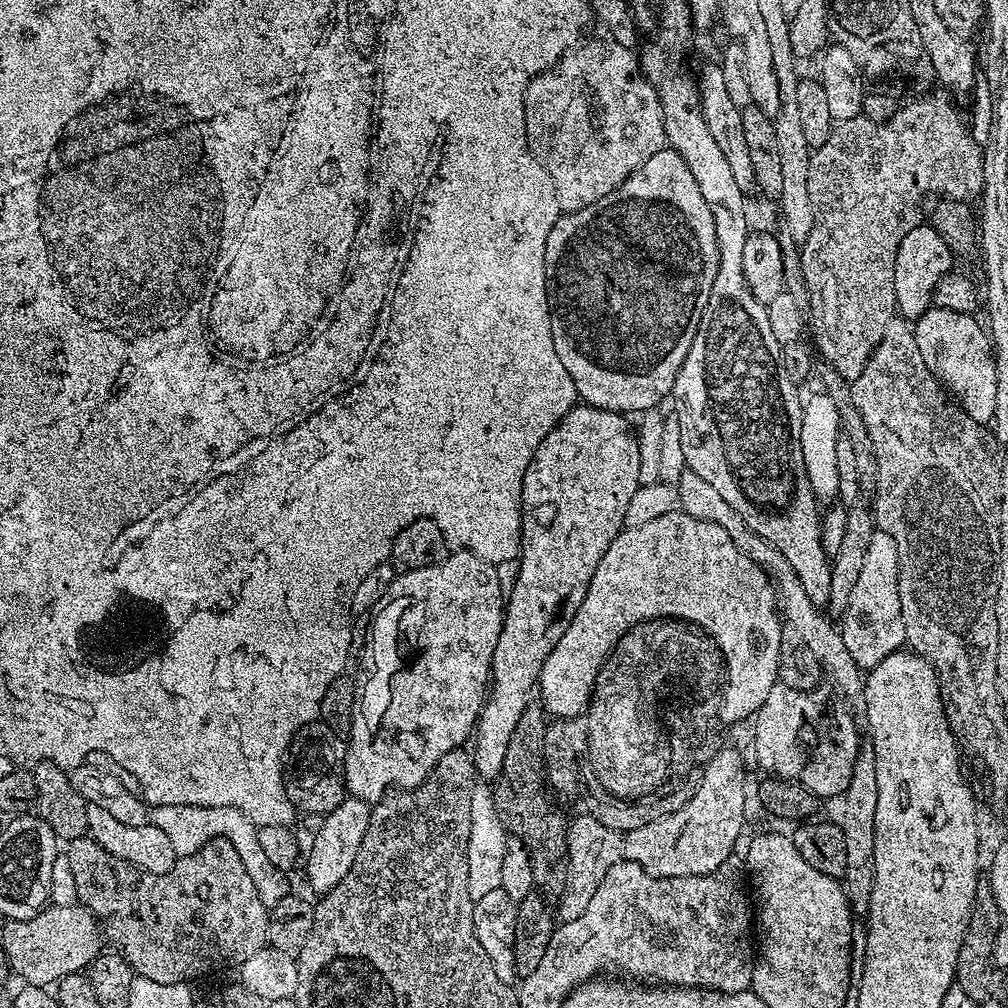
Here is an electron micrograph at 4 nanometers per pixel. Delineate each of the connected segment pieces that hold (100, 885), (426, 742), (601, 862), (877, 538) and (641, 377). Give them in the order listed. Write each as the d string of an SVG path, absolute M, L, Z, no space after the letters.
M90 834L67 841L66 855L70 858L70 871L74 873L74 886L78 886L77 901L89 908L93 916L102 922L106 929L107 939L109 936L117 944L113 945L118 949L120 955L130 962L132 970L137 976L150 978L152 982L162 982L163 984L188 984L195 976L208 976L211 972L218 971L219 968L230 967L231 964L232 967L239 966L243 960L250 958L250 954L262 950L268 944L269 905L262 902L262 898L258 894L258 886L254 886L254 878L250 878L250 870L246 870L246 862L242 862L242 854L238 854L238 850L234 850L234 846L228 840L221 838L206 842L206 846L202 846L202 850L189 856L179 857L174 867L166 874L147 872L122 858L116 858L114 854L102 850L100 843Z
M456 550L434 566L422 566L422 570L399 573L396 581L390 586L390 590L386 590L383 600L380 601L371 617L371 619L373 618L372 641L368 644L368 652L372 655L372 669L365 674L364 684L362 680L362 687L358 692L358 715L354 720L358 736L360 732L360 740L352 738L347 741L348 753L344 767L344 787L349 797L375 802L393 790L418 786L422 781L427 780L434 770L434 766L443 756L457 751L463 745L460 743L467 736L469 739L473 735L476 722L480 718L480 710L484 706L486 693L490 688L494 646L498 646L498 634L502 634L504 625L506 592L505 589L500 589L500 576L496 572L499 572L497 565L486 563L473 552Z
M590 814L583 815L571 817L567 825L568 882L567 888L558 897L558 916L564 922L578 918L585 912L590 898L594 898L594 890L598 890L598 886L602 886L602 878L610 874L610 866L617 864L624 855L624 838L621 833L602 826L602 822Z
M878 530L870 542L870 551L862 562L854 594L851 595L838 624L842 642L846 642L846 650L850 650L850 658L854 658L854 662L862 670L878 666L882 658L890 658L890 654L905 647L906 622L902 622L902 598L898 594L899 577L898 546L894 546L894 538L890 538L890 534Z
M662 147L654 158L646 158L618 190L606 194L606 198L598 198L590 206L577 212L565 212L554 222L554 230L550 230L550 238L546 238L546 254L544 255L544 273L548 279L548 307L550 308L550 334L554 338L554 350L558 350L558 358L562 358L562 366L566 366L566 374L576 387L576 395L583 403L625 414L643 414L648 409L659 409L663 400L672 395L672 387L678 378L678 370L694 342L694 334L700 325L702 314L706 310L706 302L710 298L710 290L714 286L714 278L718 270L718 242L714 234L714 218L710 214L710 206L706 206L706 198L702 198L702 190L698 190L698 182L694 174L690 174L690 166L670 147Z

